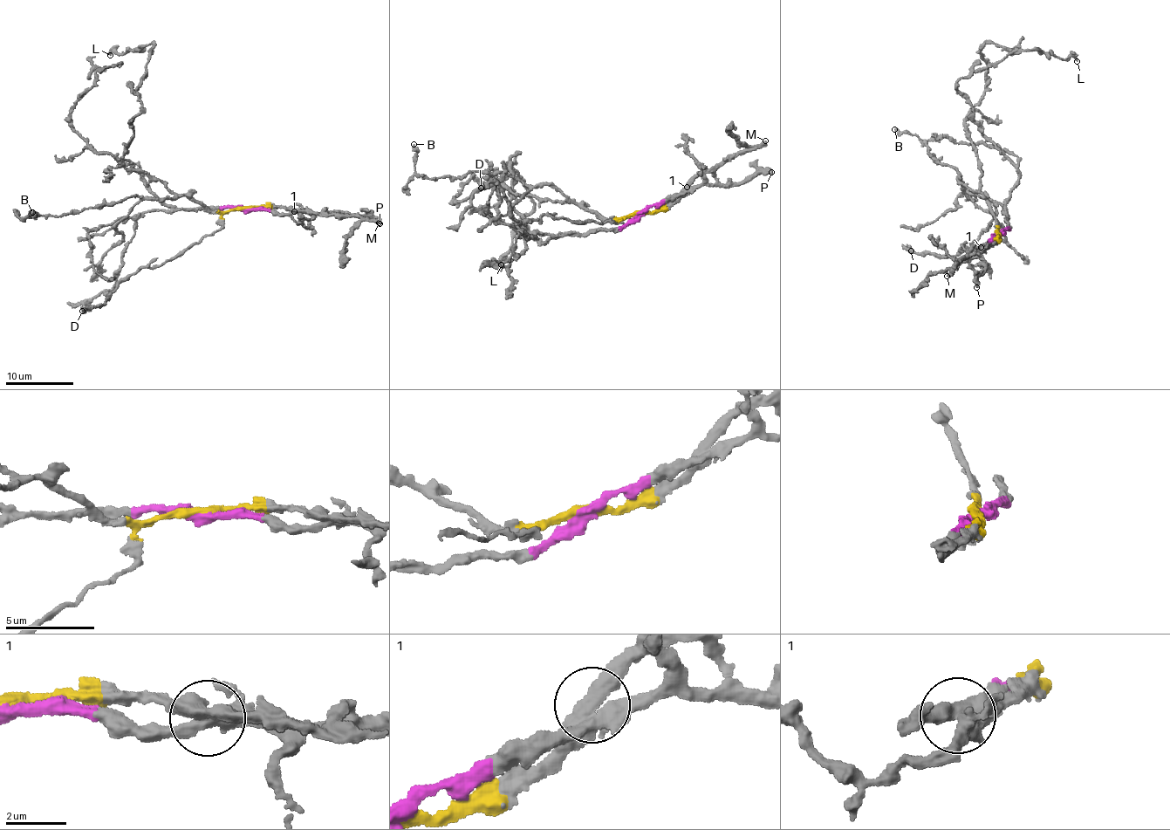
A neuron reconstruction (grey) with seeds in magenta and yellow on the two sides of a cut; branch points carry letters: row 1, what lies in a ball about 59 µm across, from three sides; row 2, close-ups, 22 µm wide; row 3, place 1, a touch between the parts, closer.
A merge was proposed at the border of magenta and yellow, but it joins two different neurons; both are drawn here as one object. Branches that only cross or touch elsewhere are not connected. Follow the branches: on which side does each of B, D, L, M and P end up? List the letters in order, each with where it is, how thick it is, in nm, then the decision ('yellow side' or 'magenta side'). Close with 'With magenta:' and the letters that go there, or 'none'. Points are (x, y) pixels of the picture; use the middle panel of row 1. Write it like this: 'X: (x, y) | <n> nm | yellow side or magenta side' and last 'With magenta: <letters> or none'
B: (413, 144) | 440 nm | yellow side
D: (481, 188) | 600 nm | yellow side
L: (501, 264) | 240 nm | magenta side
M: (765, 140) | 440 nm | yellow side
P: (771, 172) | 500 nm | magenta side
With magenta: L, P

